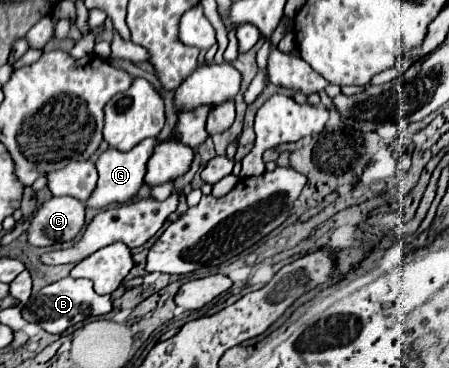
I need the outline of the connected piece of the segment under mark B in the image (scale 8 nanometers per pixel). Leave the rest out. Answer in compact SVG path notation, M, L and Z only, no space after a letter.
M62 278L50 286L44 286L26 306L24 318L30 322L38 322L50 334L62 334L66 328L84 322L94 316L104 316L112 310L112 298L100 296L94 292L90 280L76 280L76 278Z

